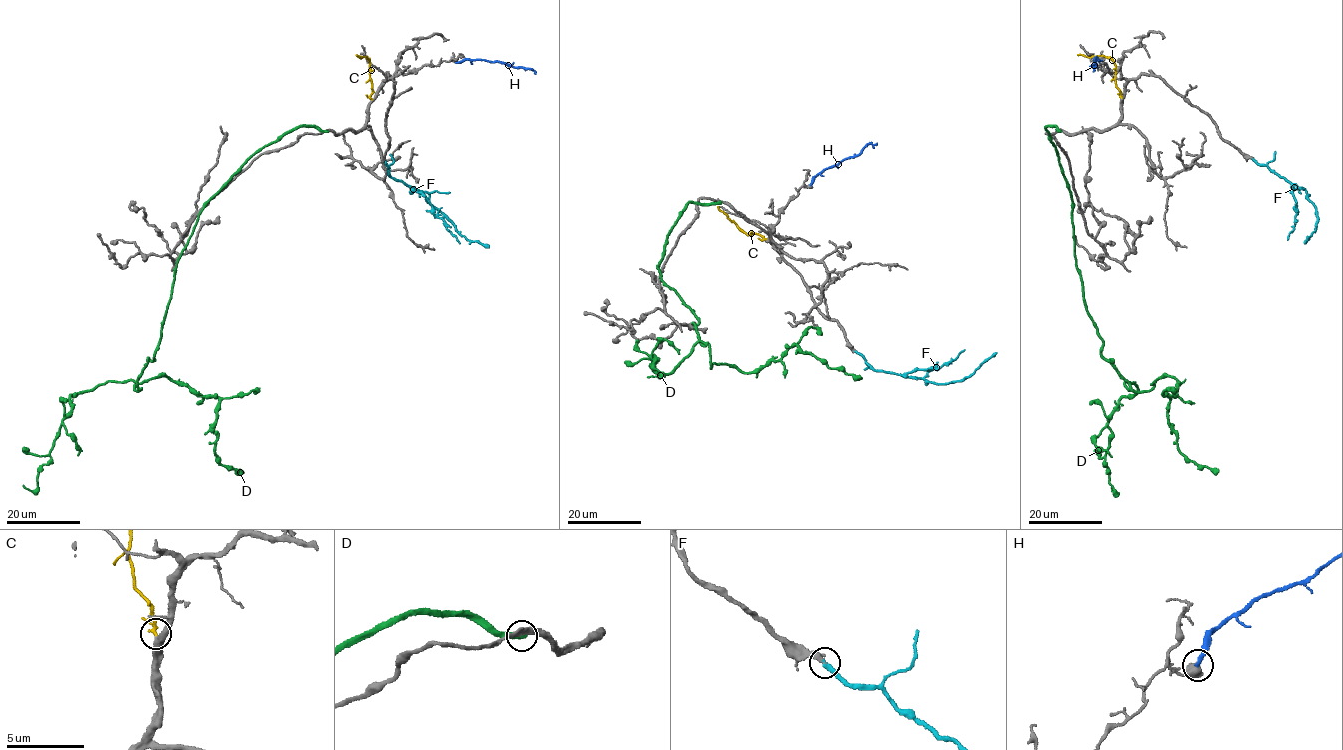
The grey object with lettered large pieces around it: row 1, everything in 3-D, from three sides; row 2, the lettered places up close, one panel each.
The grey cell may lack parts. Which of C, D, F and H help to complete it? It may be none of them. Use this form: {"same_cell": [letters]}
{"same_cell": ["C", "F"]}

